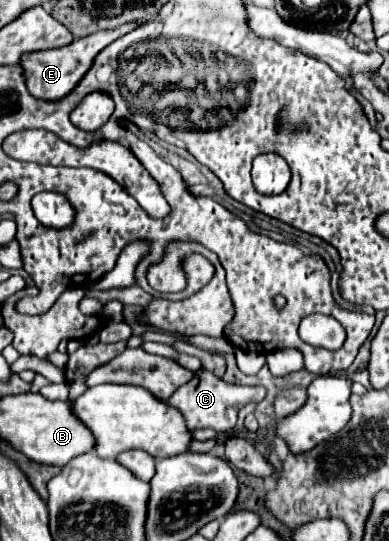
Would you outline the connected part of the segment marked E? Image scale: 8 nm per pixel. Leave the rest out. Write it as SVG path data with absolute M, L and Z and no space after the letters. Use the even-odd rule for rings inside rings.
M129 21L129 23L119 25L115 29L103 29L103 31L97 31L93 35L79 37L73 43L59 47L59 49L25 53L25 57L21 57L21 61L19 61L19 65L23 67L25 81L29 81L29 93L35 95L37 99L49 99L49 101L57 101L57 99L65 97L65 93L69 93L73 89L73 85L77 85L77 81L81 81L81 77L89 71L95 55L101 49L105 49L111 41L115 41L115 39L127 35L129 31L137 29L139 25L141 25L141 21Z

